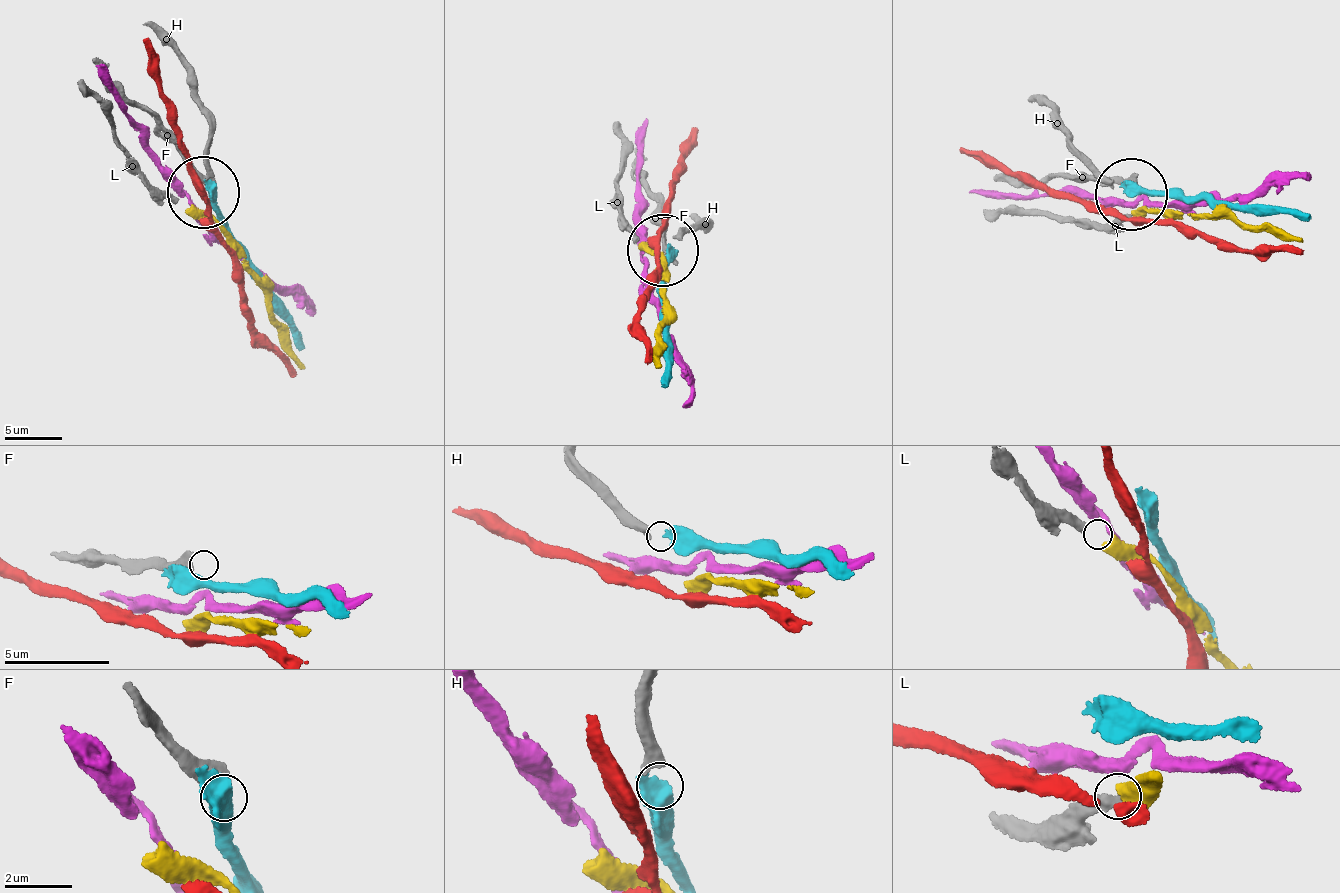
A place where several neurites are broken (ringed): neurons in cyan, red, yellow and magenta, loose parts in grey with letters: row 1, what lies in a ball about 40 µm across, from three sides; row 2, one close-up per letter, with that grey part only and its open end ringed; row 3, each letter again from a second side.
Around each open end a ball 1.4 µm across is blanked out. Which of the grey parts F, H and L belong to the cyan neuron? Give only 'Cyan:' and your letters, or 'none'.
Cyan: H

